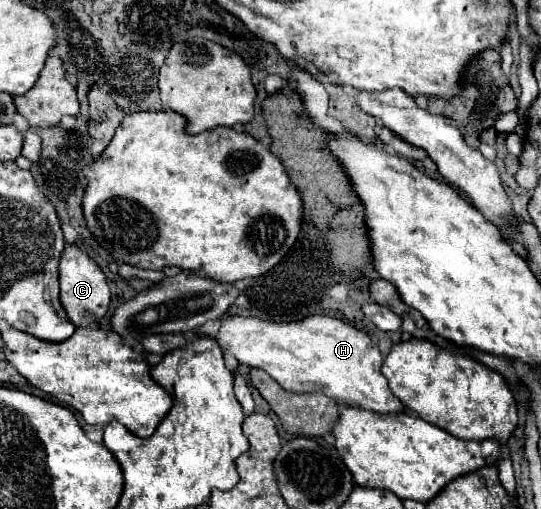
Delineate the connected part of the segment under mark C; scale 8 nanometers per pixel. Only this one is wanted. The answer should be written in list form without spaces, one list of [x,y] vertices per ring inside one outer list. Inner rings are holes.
[[[69,243],[65,245],[59,263],[59,281],[61,281],[61,303],[67,311],[69,321],[75,327],[95,327],[107,315],[111,303],[111,291],[105,281],[105,275],[99,269],[99,265],[91,261],[79,247]]]

